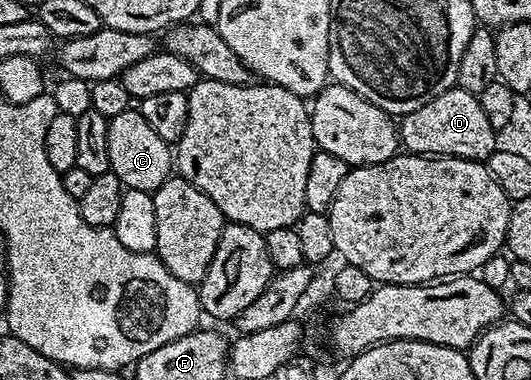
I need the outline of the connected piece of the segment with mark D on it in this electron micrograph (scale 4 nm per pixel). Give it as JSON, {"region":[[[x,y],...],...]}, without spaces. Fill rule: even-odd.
{"region":[[[457,85],[400,119],[401,146],[415,155],[486,161],[499,146],[497,138],[494,126],[488,121],[484,109],[480,109],[478,96]]]}

